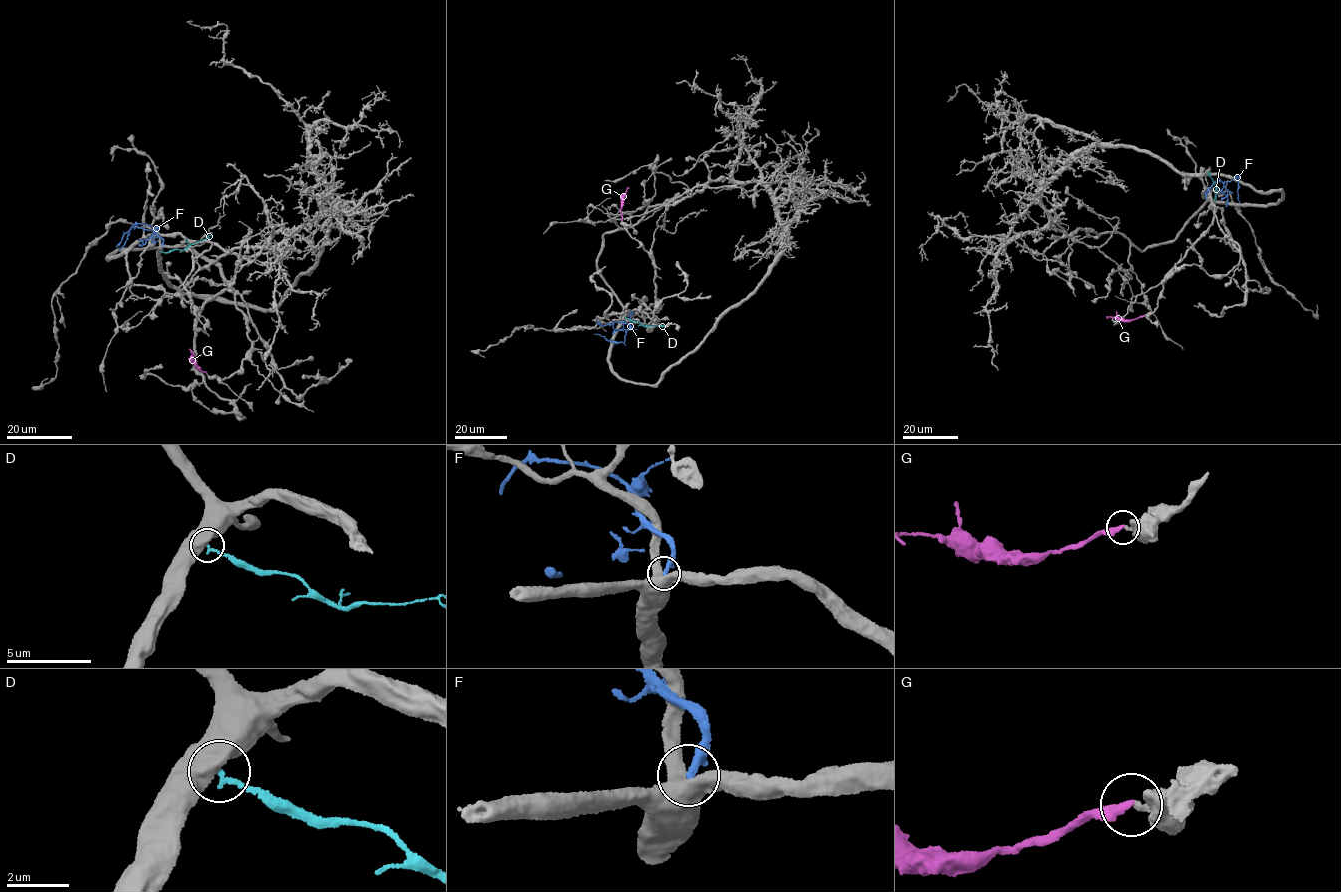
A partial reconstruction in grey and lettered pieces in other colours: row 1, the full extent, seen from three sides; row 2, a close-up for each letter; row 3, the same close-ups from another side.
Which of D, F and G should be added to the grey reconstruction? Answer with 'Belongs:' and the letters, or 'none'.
Belongs: G

